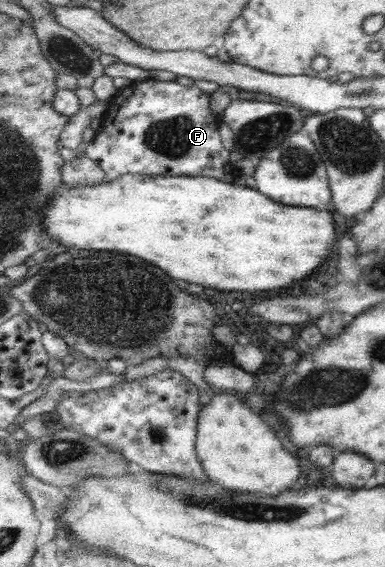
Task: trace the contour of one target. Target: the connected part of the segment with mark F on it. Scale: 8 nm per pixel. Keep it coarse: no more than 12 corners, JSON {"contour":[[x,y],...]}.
{"contour":[[132,82],[80,153],[125,174],[231,183],[195,85]]}

